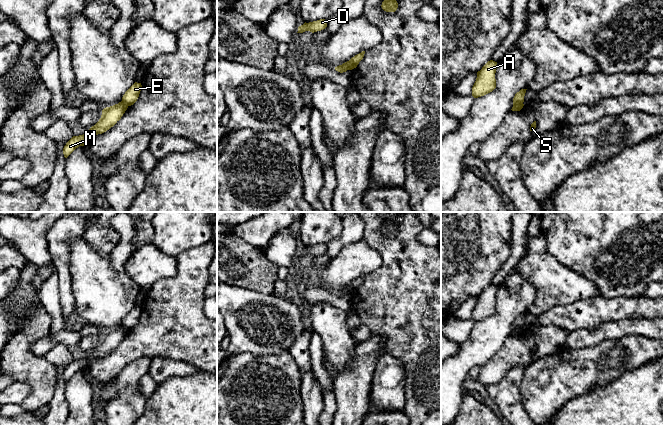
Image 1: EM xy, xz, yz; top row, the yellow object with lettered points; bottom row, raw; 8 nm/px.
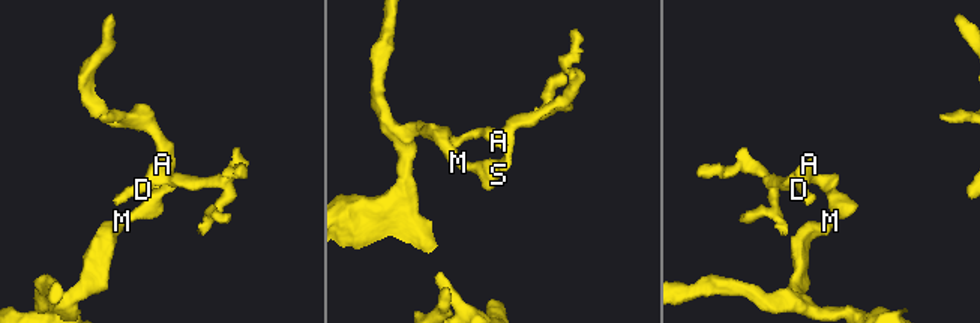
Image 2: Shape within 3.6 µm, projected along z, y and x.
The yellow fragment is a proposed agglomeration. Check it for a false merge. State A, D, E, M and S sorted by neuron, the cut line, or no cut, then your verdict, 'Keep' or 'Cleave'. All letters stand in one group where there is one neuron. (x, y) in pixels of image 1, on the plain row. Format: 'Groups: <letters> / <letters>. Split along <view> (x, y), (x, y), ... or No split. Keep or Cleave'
Groups: A D E / M S. Split along yz (522, 327), (513, 329). Cleave

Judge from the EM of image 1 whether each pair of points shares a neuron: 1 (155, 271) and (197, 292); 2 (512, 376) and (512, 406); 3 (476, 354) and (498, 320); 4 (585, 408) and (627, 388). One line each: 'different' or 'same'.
1: different
2: same
3: same
4: same

